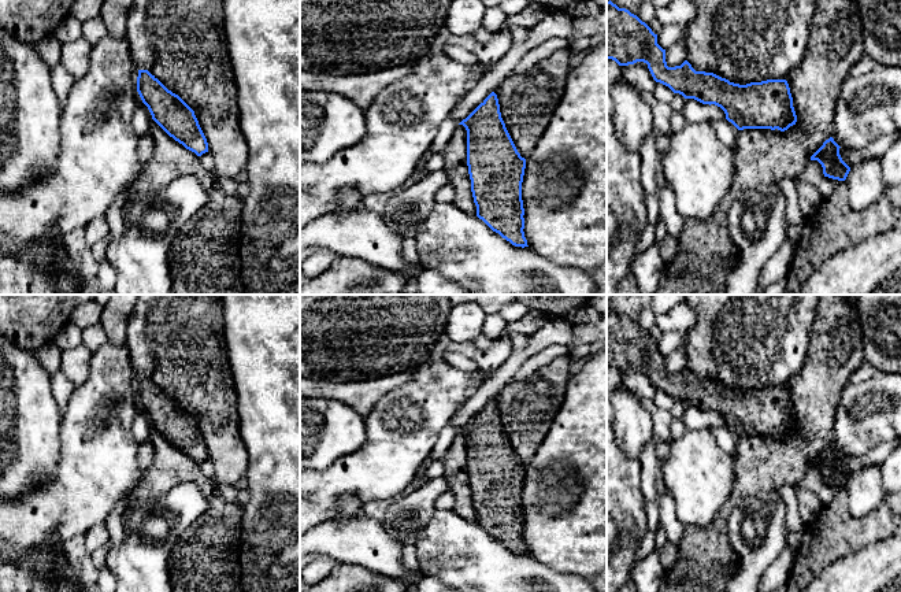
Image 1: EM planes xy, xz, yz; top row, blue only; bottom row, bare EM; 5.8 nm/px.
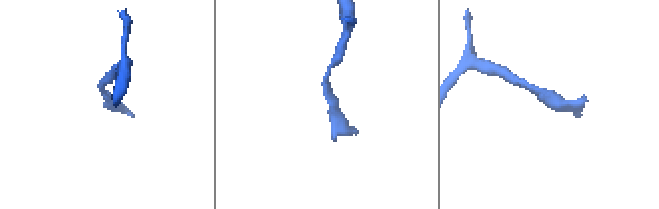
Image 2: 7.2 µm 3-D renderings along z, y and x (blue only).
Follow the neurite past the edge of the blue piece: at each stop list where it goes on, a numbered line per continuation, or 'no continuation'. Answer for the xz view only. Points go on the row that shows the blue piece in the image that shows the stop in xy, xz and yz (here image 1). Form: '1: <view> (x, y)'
no continuation

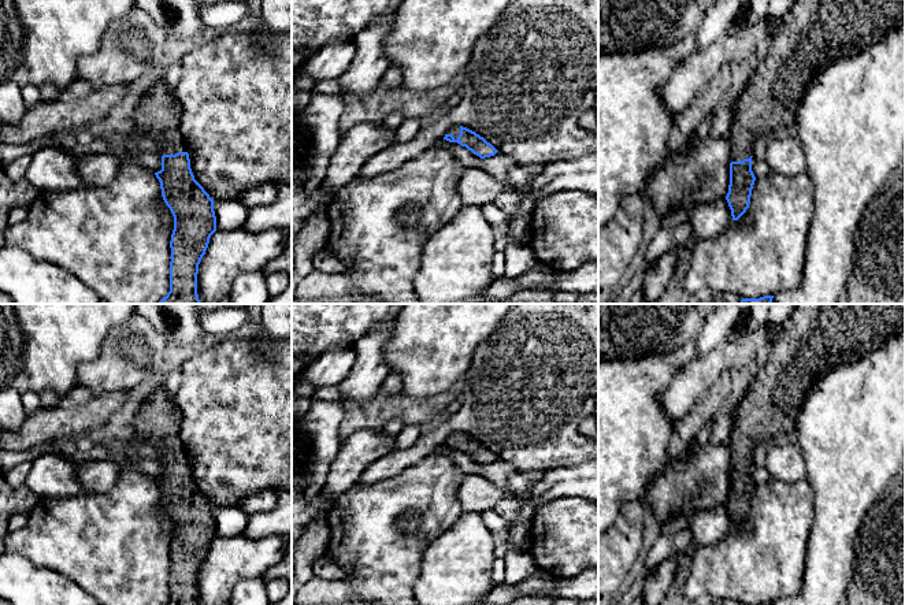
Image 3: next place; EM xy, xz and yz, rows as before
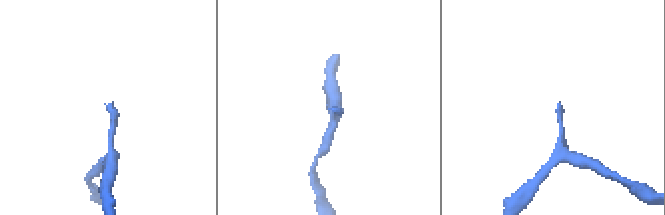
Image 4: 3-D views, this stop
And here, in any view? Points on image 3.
1: xy (158, 117)

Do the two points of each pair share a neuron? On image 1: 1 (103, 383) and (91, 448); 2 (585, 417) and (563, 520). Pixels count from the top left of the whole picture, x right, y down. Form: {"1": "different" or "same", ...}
{"1": "same", "2": "same"}

